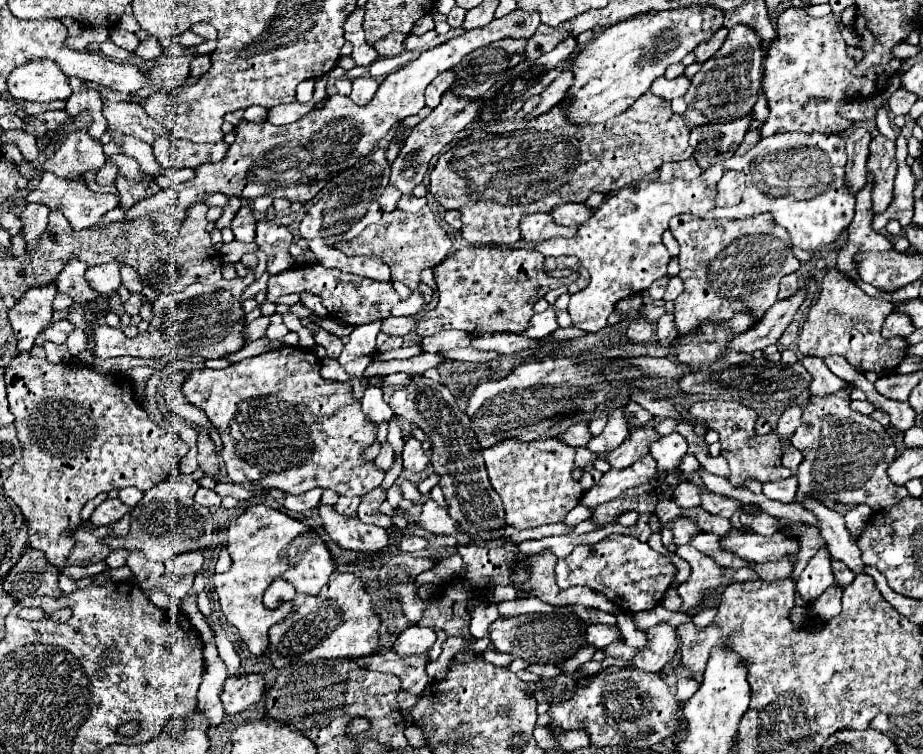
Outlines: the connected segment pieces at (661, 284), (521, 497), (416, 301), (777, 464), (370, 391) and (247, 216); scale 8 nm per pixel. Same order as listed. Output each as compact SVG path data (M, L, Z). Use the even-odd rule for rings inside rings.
M665 276L665 278L657 280L657 282L653 282L653 284L651 284L651 288L647 290L647 292L649 292L649 296L651 296L653 300L661 300L661 298L663 298L663 294L665 294L667 282L669 282L669 276Z
M503 440L481 454L487 464L491 486L505 504L505 520L509 526L525 530L549 522L563 522L567 512L581 500L583 490L579 482L571 478L575 448L565 446L559 440Z
M413 292L407 300L399 302L399 304L391 310L391 314L397 314L397 316L413 316L413 314L419 312L419 308L423 306L423 302L425 302L423 296L417 294L417 292Z
M711 400L711 402L693 404L689 414L719 434L721 456L725 456L729 462L729 468L731 468L729 482L733 486L739 488L739 484L749 478L755 478L763 484L763 482L773 482L773 480L783 480L783 478L793 476L793 472L781 464L781 450L776 432L772 430L766 435L759 435L755 432L755 422L757 422L755 410L751 410L739 402Z
M367 386L365 396L361 400L361 406L363 406L363 412L367 414L367 418L375 424L391 420L391 416L393 416L393 410L383 402L381 390L373 388L373 386Z
M245 204L231 222L231 230L235 234L235 240L253 242L255 240L255 224L257 224L257 218L255 218L251 206Z

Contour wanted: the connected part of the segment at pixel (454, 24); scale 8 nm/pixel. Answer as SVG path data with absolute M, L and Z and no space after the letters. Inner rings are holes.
M455 6L455 8L447 14L447 22L449 22L451 28L461 28L463 20L465 20L465 10L459 8L459 6Z

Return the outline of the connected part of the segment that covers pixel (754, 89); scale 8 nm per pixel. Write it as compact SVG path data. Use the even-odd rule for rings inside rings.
M737 24L729 30L727 40L715 52L717 56L709 58L701 72L693 76L693 84L685 94L687 112L685 120L689 126L703 126L703 124L719 124L729 120L739 120L753 112L753 106L759 98L761 90L761 72L763 72L763 40L759 34L747 26Z

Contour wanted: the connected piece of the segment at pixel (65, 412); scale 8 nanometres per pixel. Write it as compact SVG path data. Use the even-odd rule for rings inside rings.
M33 346L31 352L21 352L11 360L5 370L5 384L9 410L15 416L15 428L23 450L21 460L13 464L5 482L5 494L21 508L27 520L31 546L45 552L53 566L63 568L73 548L73 538L69 538L65 530L75 530L79 526L81 508L97 494L127 486L147 492L155 484L179 474L179 460L187 454L187 444L149 420L135 398L129 376L101 374L93 366L79 364L77 360L51 364L45 360L45 350Z

